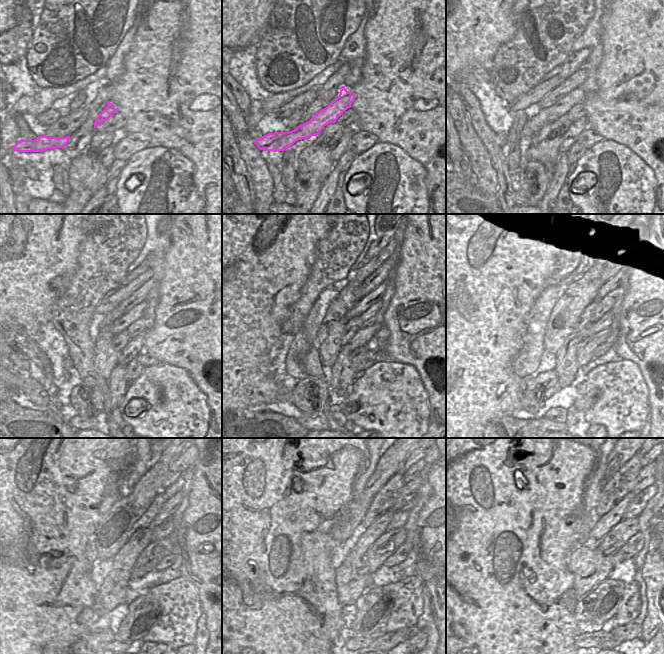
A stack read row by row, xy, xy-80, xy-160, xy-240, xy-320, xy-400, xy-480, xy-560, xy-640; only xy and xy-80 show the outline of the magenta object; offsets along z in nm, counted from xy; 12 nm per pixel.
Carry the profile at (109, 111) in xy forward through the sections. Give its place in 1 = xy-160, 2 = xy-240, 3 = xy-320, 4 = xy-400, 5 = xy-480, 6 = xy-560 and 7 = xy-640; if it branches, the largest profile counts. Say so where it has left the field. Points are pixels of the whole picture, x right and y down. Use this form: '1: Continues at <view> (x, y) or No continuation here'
1: Continues at xy-160 (533, 125)
2: Continues at xy-240 (122, 323)
3: Continues at xy-320 (368, 300)
4: Continues at xy-400 (610, 280)
5: Continues at xy-480 (177, 486)
6: Continues at xy-560 (415, 470)
7: Continues at xy-640 (648, 458).

